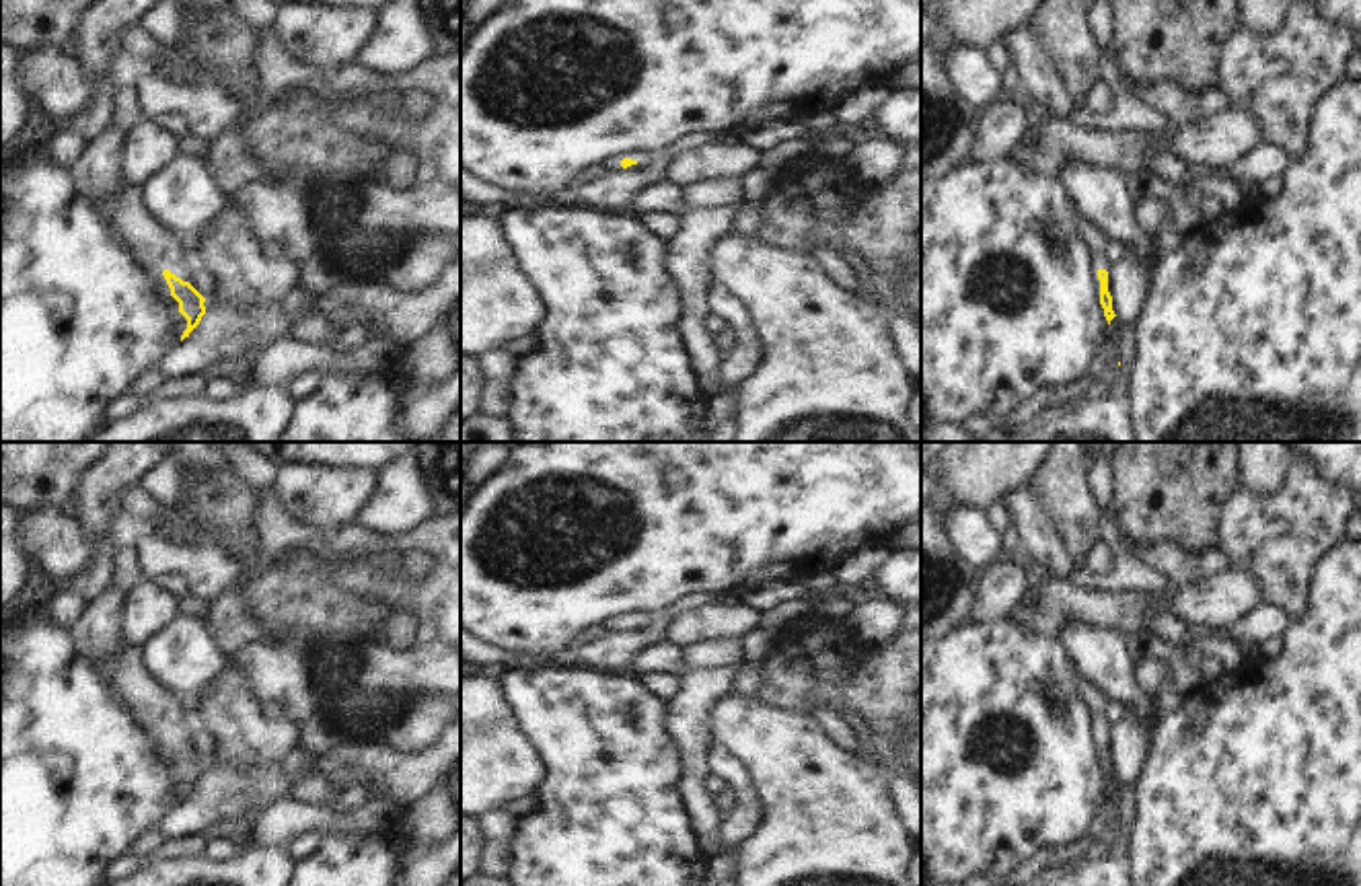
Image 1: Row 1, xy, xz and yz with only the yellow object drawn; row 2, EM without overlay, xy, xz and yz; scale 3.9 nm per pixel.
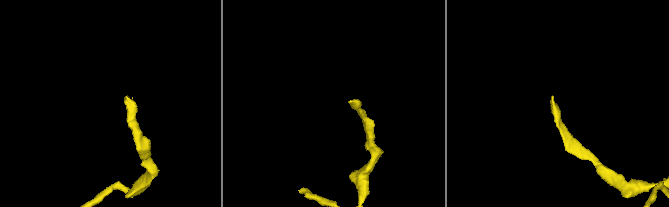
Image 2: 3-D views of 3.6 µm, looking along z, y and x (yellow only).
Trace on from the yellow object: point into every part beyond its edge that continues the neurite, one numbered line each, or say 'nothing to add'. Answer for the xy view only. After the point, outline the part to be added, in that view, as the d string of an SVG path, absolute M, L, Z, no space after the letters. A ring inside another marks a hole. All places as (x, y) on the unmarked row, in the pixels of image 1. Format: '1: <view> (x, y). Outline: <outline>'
1: xy (155, 702). Outline: M125 641L125 645L109 658L111 678L119 687L130 705L146 719L146 724L162 734L173 724L179 732L187 732L197 724L187 695L164 685L150 668L144 645Z

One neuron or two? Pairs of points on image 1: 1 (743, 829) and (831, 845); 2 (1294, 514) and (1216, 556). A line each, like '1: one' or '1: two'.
1: two
2: two

